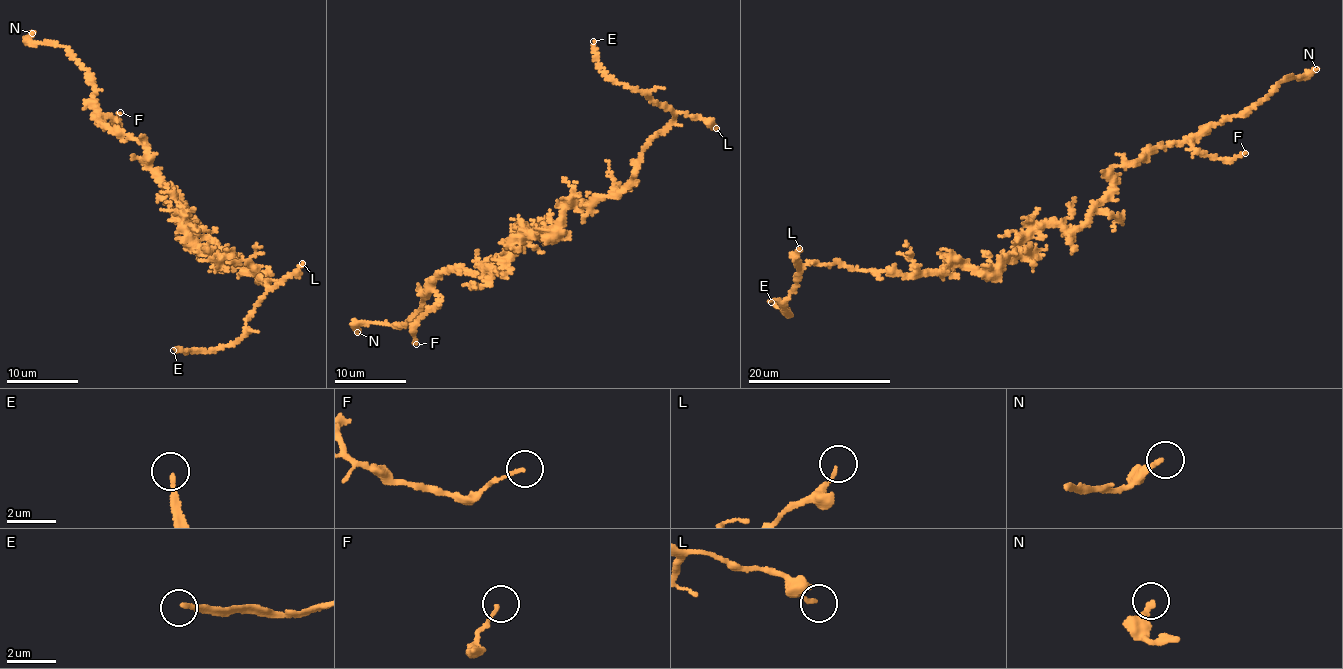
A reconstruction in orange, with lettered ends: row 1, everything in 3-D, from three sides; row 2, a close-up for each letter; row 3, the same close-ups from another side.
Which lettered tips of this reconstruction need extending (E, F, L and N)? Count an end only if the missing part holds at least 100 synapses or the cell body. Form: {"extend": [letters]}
{"extend": ["E"]}

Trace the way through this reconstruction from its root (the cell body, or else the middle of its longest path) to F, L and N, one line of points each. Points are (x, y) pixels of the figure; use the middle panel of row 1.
F: (524, 231), (501, 270), (485, 268), (489, 261), (479, 274), (441, 272), (416, 344)
L: (524, 231), (553, 237), (577, 202), (613, 198), (677, 113), (716, 128)
N: (524, 231), (501, 270), (485, 268), (489, 261), (479, 274), (444, 269), (409, 323), (359, 323), (357, 332)

